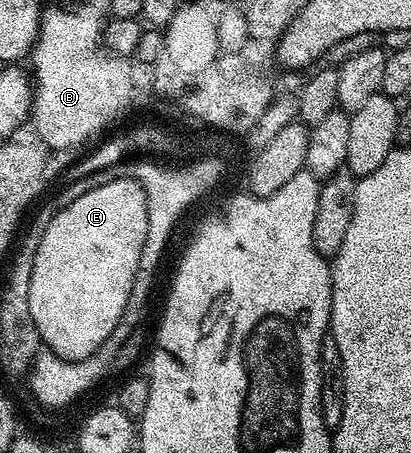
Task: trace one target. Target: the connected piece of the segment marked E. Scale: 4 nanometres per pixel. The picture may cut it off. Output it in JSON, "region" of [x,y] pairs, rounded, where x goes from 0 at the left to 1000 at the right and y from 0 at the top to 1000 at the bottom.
{"region":[[[292,397],[217,419],[117,492],[78,585],[68,693],[78,693],[78,711],[119,775],[151,792],[200,795],[265,746],[311,675],[358,517],[355,422],[333,397]]]}

